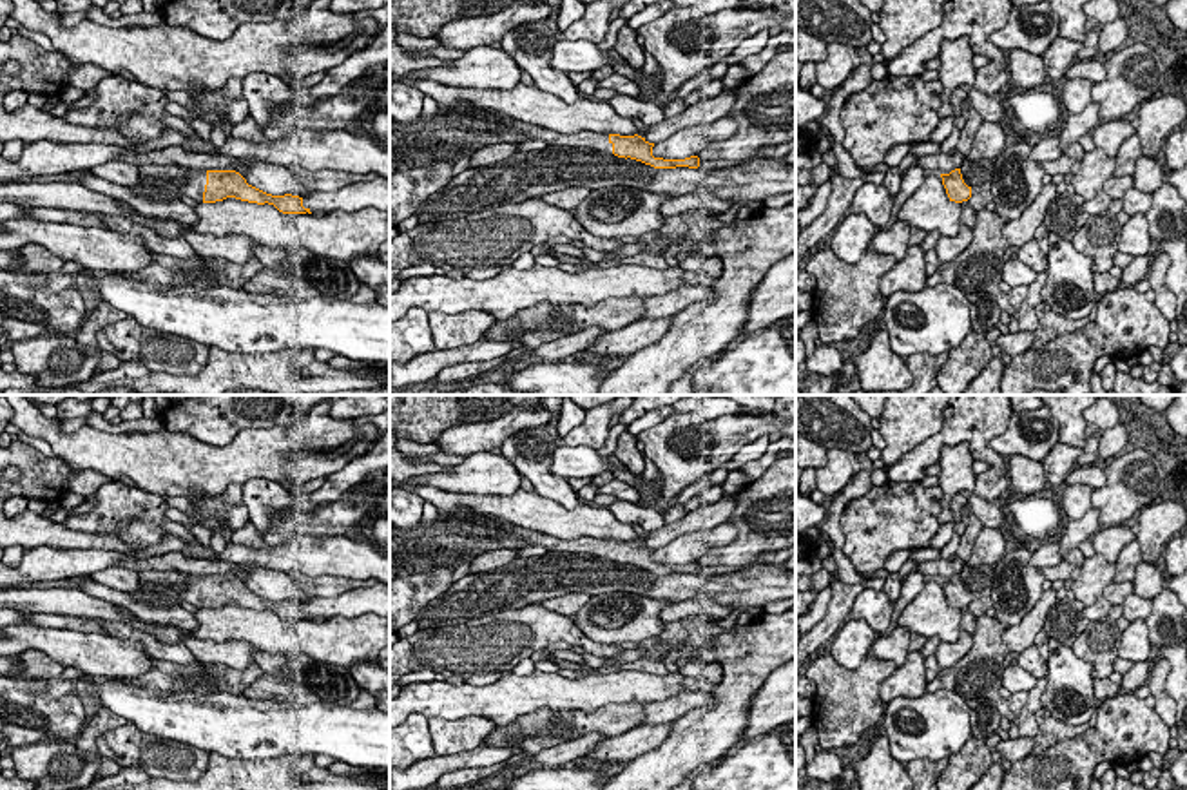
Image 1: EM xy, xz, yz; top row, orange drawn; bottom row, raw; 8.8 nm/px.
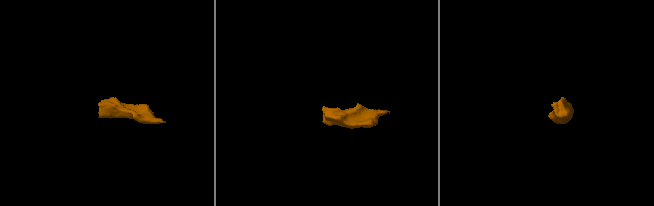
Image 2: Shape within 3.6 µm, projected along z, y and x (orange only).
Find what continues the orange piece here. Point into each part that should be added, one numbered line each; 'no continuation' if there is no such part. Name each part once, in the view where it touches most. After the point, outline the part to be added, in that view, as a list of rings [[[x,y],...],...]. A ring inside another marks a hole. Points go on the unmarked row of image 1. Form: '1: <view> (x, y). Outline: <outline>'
1: xy (193, 587). Outline: [[[141,571],[138,582],[165,583],[179,589],[179,596],[203,609],[203,598],[207,591],[207,576],[185,574],[179,571]]]
2: xy (361, 600). Outline: [[[377,582],[373,587],[359,585],[335,598],[308,596],[299,602],[303,612],[312,620],[321,618],[357,618],[368,612],[390,616],[390,585]]]

